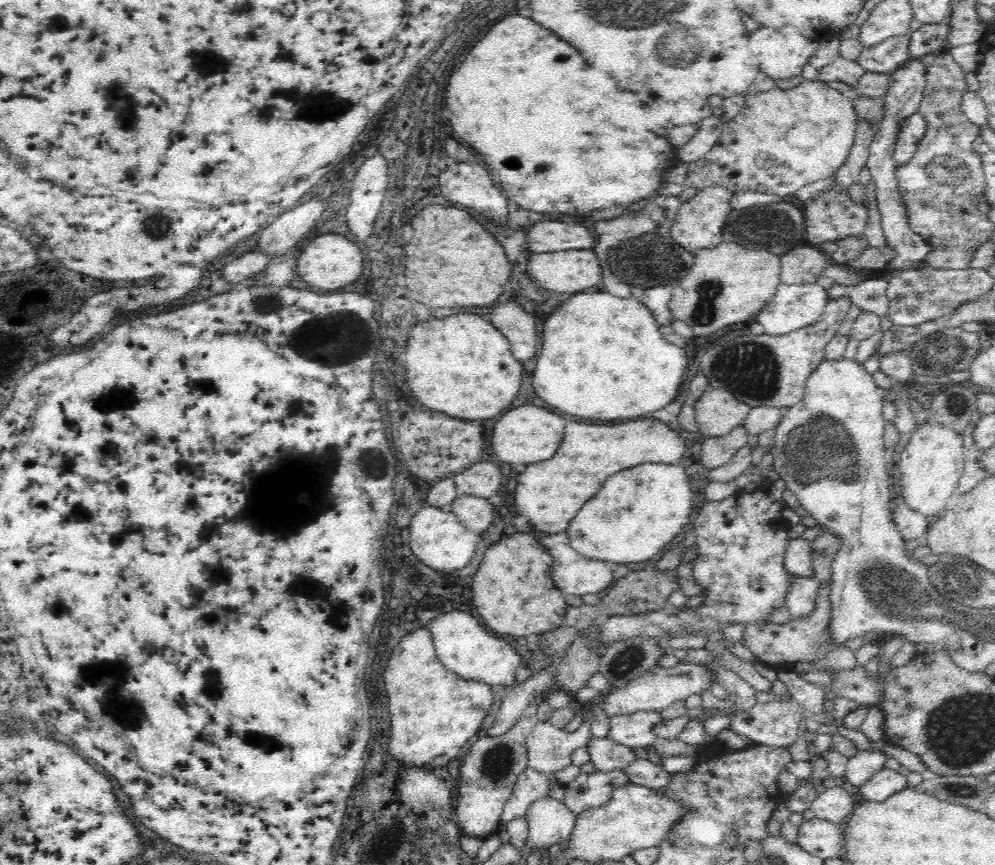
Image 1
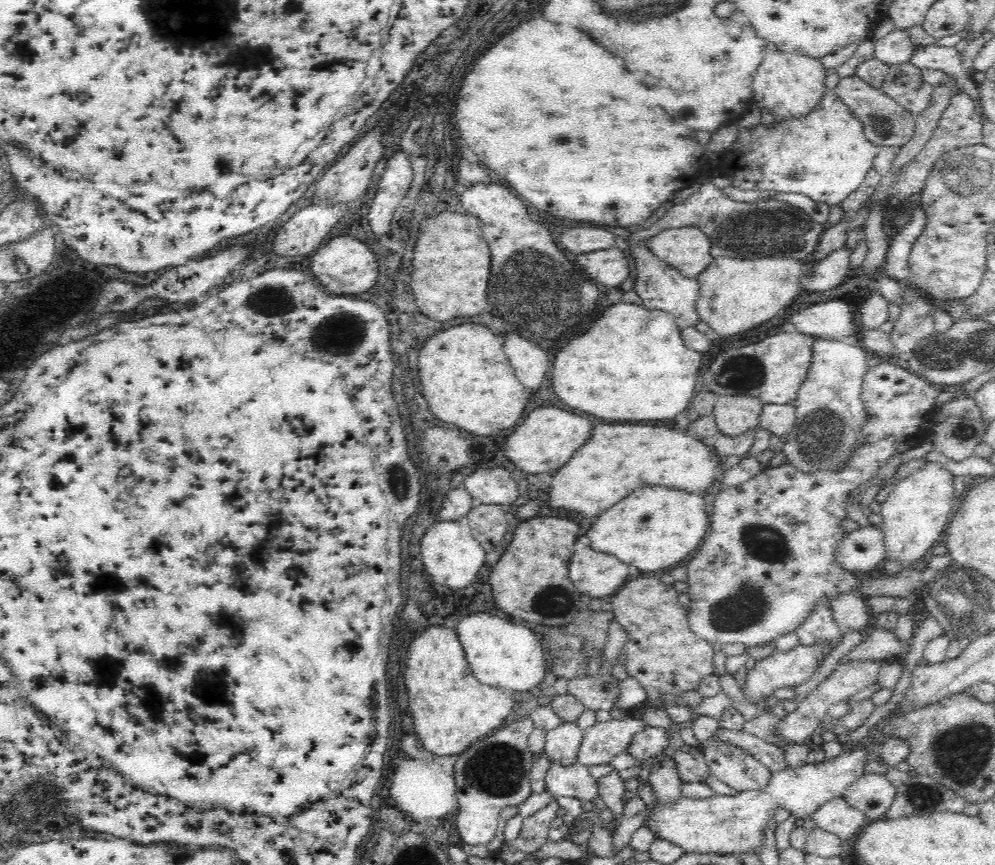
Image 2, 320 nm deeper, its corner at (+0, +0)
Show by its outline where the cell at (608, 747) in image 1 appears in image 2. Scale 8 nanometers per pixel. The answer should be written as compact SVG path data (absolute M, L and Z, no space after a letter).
M650 727L642 732L636 732L627 752L642 762L648 758L656 758L662 752L669 750L669 734L671 728Z

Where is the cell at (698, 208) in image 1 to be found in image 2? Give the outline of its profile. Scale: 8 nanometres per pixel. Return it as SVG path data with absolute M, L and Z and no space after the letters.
M698 227L667 229L648 240L650 249L688 279L698 279L712 264L711 244Z

